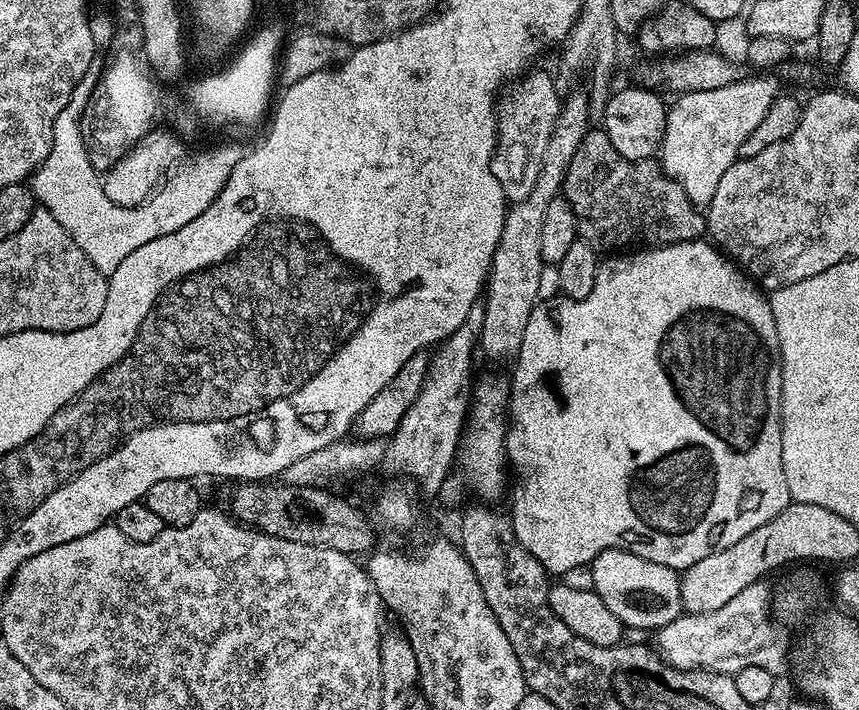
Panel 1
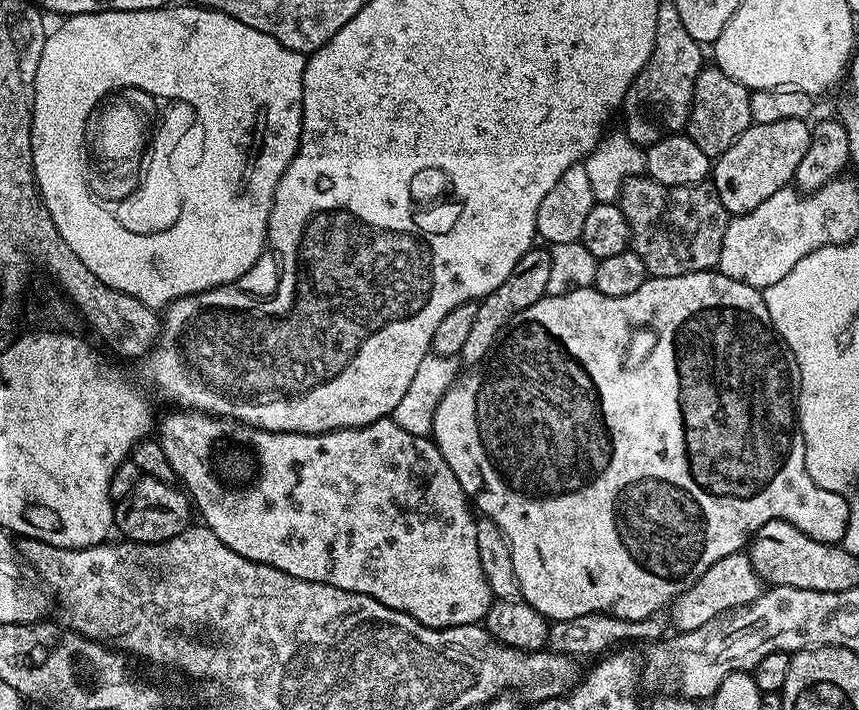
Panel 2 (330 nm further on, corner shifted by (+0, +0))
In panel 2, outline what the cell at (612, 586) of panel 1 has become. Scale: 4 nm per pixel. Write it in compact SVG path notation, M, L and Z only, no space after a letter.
M741 550L734 554L726 554L726 558L718 558L706 574L690 590L686 590L677 600L670 605L671 623L677 633L698 630L698 626L706 626L714 618L726 614L735 608L745 608L750 602L754 602L762 591L760 575L754 570L752 559L747 551Z

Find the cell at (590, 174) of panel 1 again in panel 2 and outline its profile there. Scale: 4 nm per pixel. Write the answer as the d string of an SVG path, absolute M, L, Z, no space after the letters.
M647 174L631 176L621 183L618 203L630 222L631 251L642 258L649 277L710 272L719 265L730 213L711 183L667 188Z

